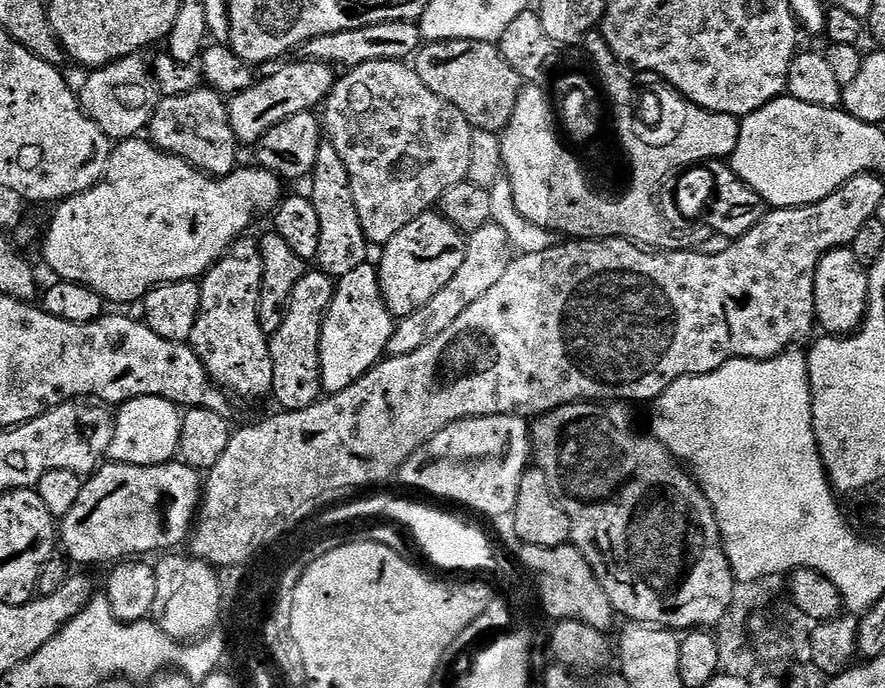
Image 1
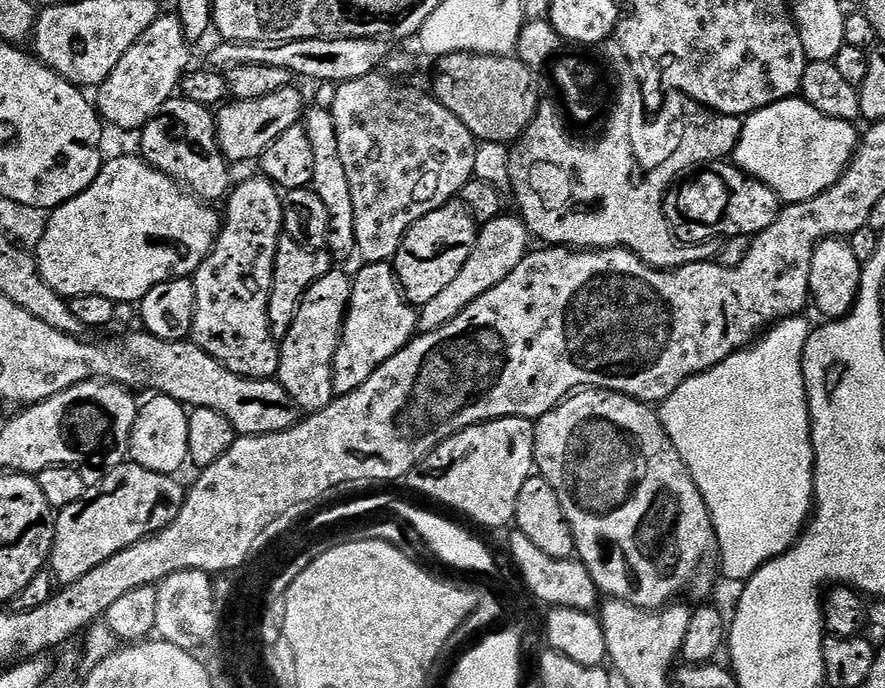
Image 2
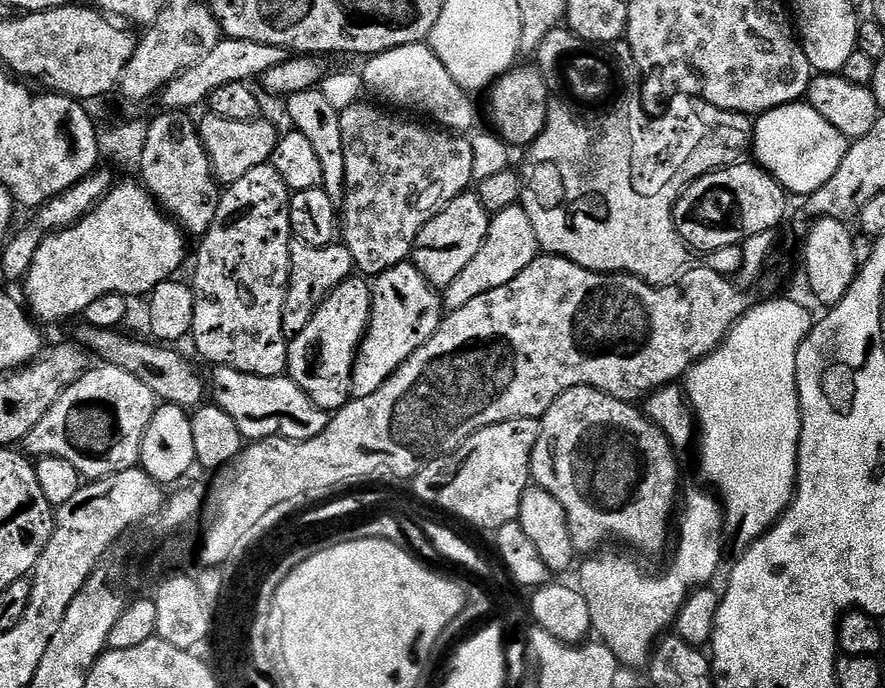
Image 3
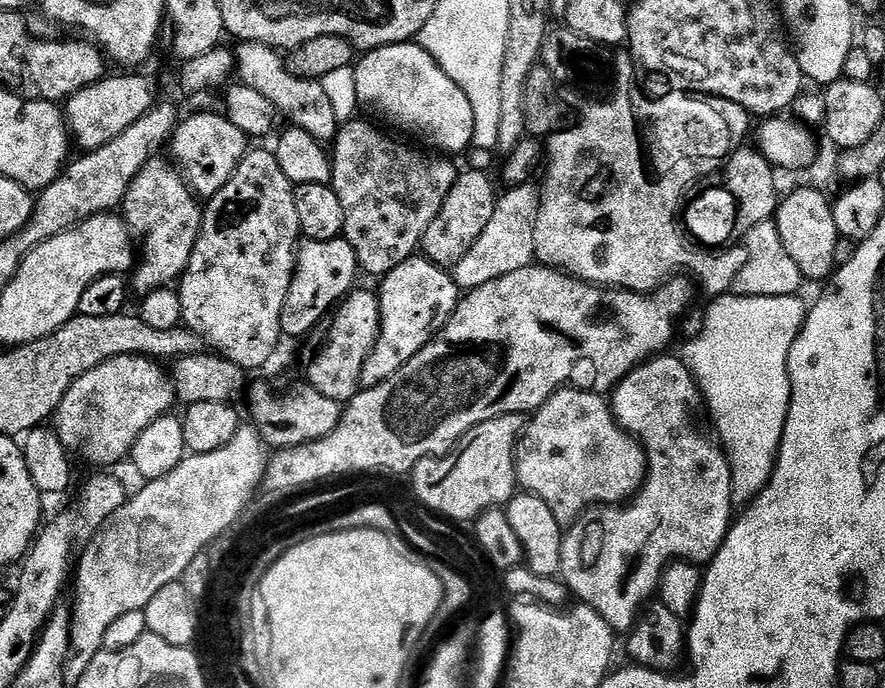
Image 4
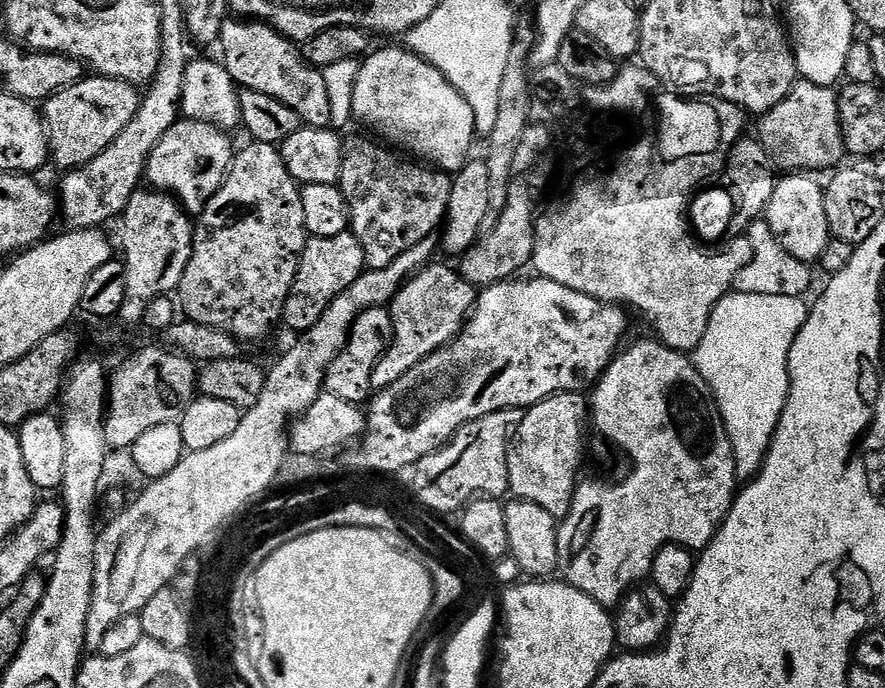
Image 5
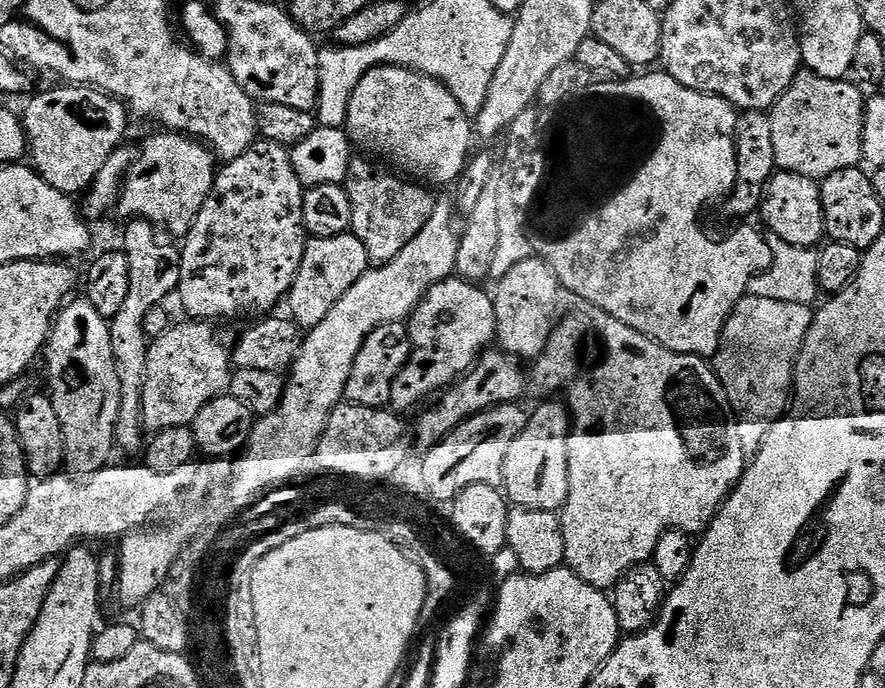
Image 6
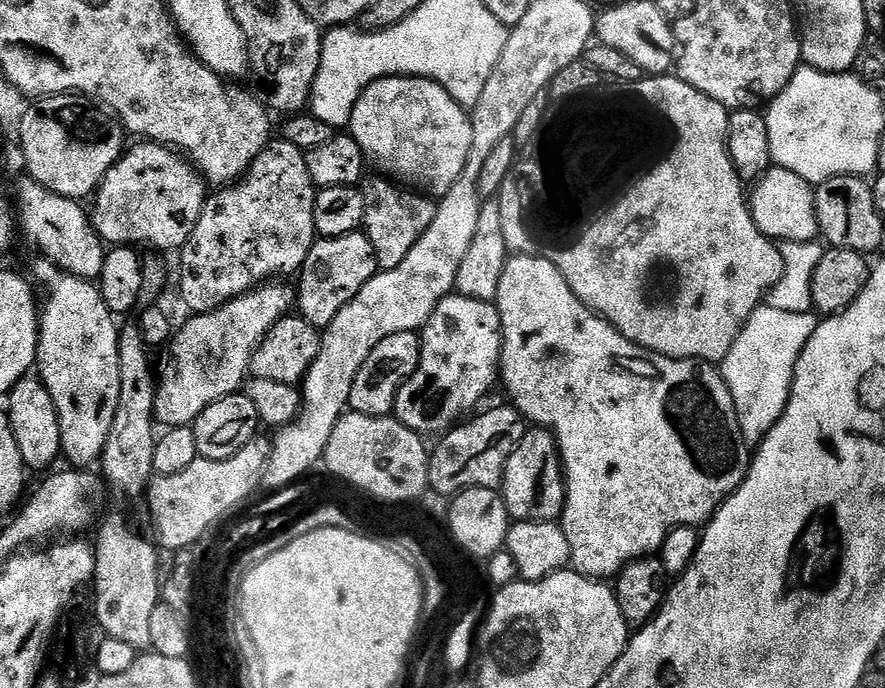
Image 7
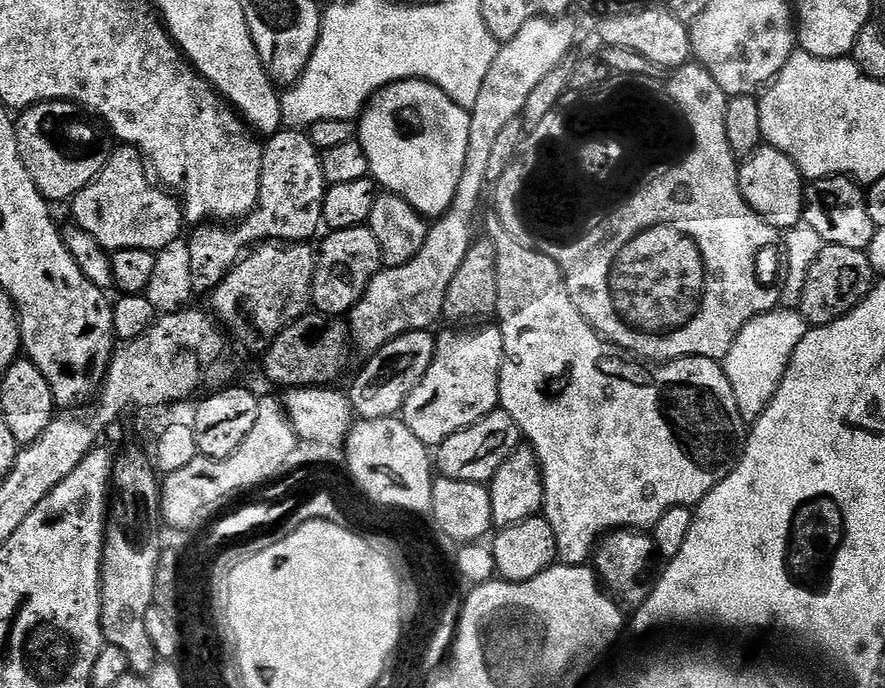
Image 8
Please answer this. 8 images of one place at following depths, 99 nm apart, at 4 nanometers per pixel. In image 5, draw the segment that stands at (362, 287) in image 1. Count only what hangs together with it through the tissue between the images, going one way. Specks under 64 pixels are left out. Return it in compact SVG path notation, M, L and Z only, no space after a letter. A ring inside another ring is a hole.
M429 263L419 269L416 275L405 283L404 287L392 298L390 311L394 322L394 338L372 379L373 385L380 390L388 390L395 380L400 380L411 368L447 348L461 332L474 311L478 292L469 284L455 267Z

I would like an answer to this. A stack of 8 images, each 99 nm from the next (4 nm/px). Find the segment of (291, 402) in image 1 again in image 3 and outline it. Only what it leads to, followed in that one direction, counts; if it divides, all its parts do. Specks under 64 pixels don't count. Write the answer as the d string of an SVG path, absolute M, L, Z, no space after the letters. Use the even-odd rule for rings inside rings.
M353 274L333 289L324 301L314 310L312 317L298 334L288 340L287 375L303 390L322 411L335 414L348 403L352 396L352 366L356 351L368 328L368 319L372 316L372 290L369 281L363 275Z

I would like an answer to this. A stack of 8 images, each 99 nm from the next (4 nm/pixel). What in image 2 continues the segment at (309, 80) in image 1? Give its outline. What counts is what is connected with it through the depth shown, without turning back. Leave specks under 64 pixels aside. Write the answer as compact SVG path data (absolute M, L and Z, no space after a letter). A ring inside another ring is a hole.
M296 86L283 88L274 94L266 94L266 98L232 100L225 103L215 113L216 137L222 154L230 162L236 162L236 160L259 161L266 146L270 146L270 142L274 142L274 138L278 138L278 134L290 130L290 126L301 123L305 111L304 96L296 89Z

